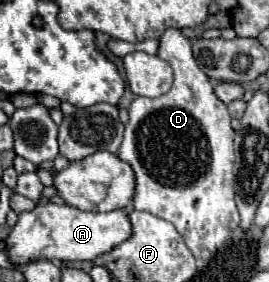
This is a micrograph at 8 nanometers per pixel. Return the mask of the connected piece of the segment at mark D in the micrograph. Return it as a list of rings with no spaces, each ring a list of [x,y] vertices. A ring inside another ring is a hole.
[[[168,28],[160,36],[158,56],[166,60],[174,70],[174,84],[170,92],[158,98],[138,96],[130,104],[130,122],[124,130],[124,140],[118,156],[134,168],[136,174],[136,194],[134,208],[152,212],[154,216],[172,222],[174,228],[184,238],[188,250],[198,260],[212,260],[224,240],[238,228],[238,208],[234,204],[234,130],[230,126],[228,106],[214,94],[210,78],[198,68],[190,40],[182,36],[180,30]]]

